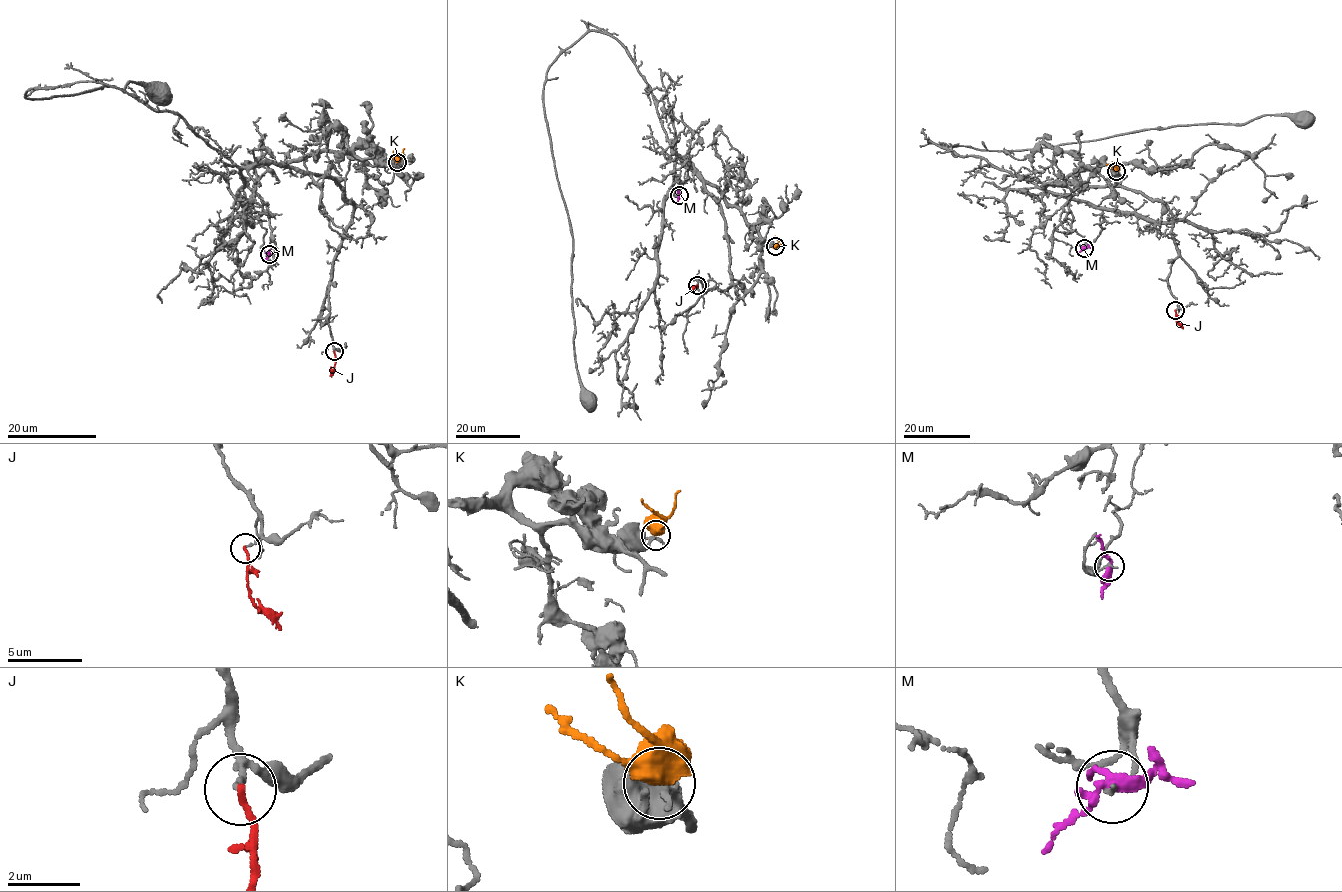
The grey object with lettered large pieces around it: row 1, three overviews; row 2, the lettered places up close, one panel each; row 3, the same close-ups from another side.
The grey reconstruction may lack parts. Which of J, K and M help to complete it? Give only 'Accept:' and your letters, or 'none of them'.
Accept: none of them

